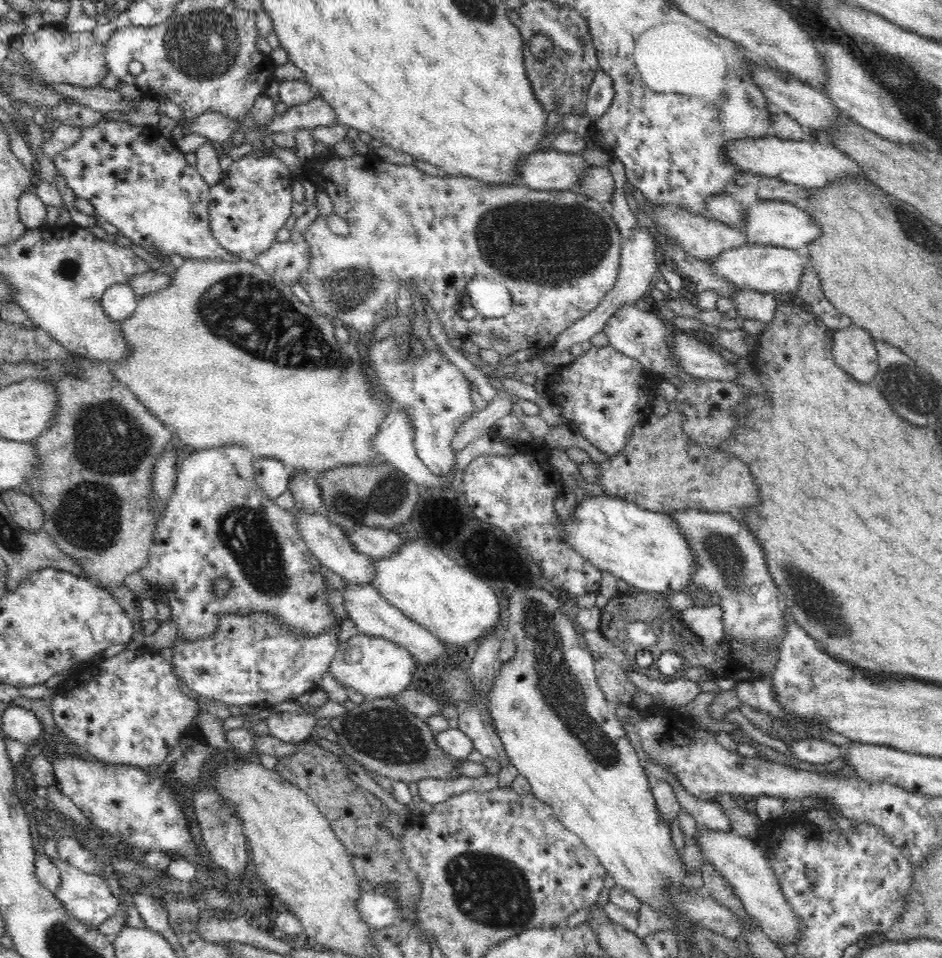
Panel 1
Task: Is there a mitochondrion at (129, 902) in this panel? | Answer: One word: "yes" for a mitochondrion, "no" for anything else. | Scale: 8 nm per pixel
no

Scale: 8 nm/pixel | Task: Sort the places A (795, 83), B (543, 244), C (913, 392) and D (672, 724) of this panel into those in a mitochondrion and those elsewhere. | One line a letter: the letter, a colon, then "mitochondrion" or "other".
A: other
B: mitochondrion
C: mitochondrion
D: other

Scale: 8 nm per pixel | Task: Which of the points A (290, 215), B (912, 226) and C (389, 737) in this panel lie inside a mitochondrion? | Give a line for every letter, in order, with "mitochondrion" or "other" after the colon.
A: other
B: mitochondrion
C: mitochondrion

